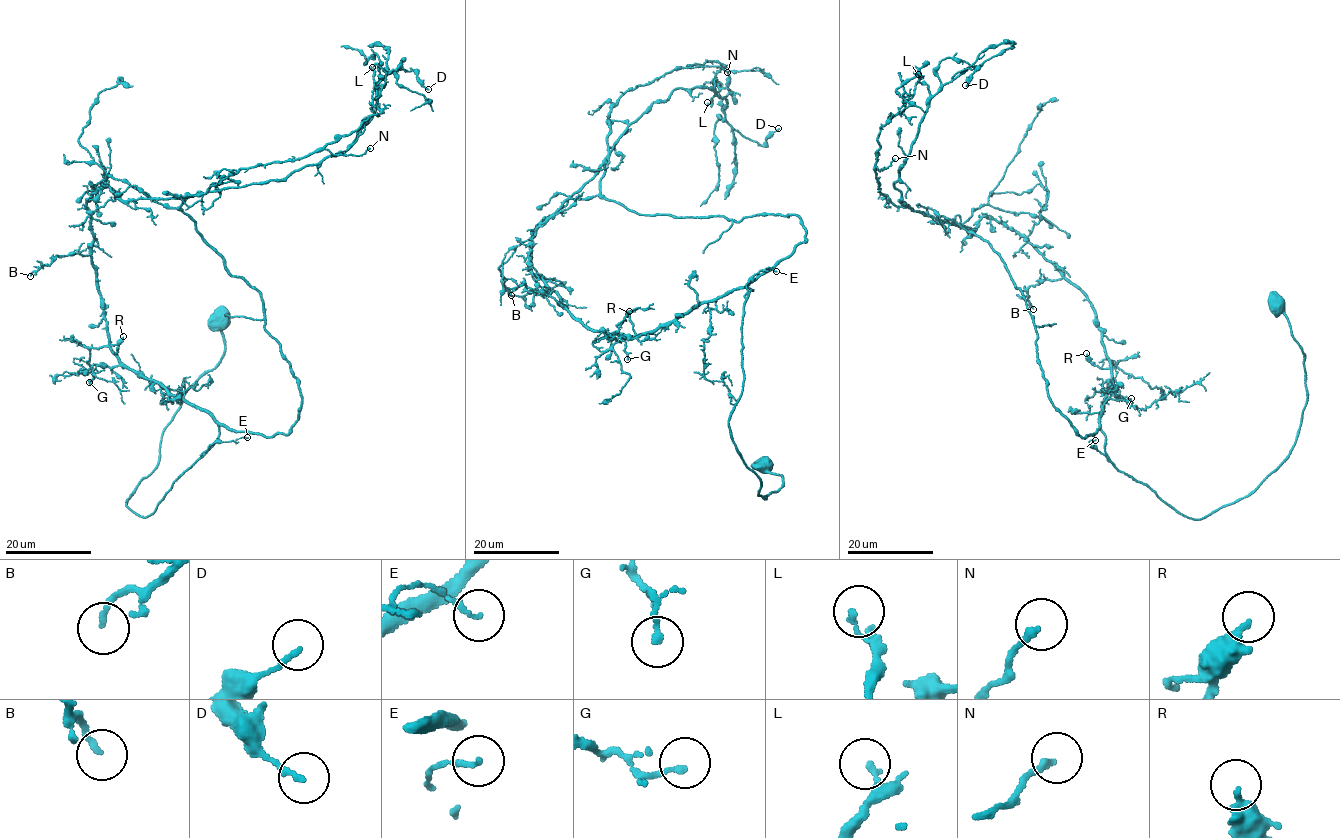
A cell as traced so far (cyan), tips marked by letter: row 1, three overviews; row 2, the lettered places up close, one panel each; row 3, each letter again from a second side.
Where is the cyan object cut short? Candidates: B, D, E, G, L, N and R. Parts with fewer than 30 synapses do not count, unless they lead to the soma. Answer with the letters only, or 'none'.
none

